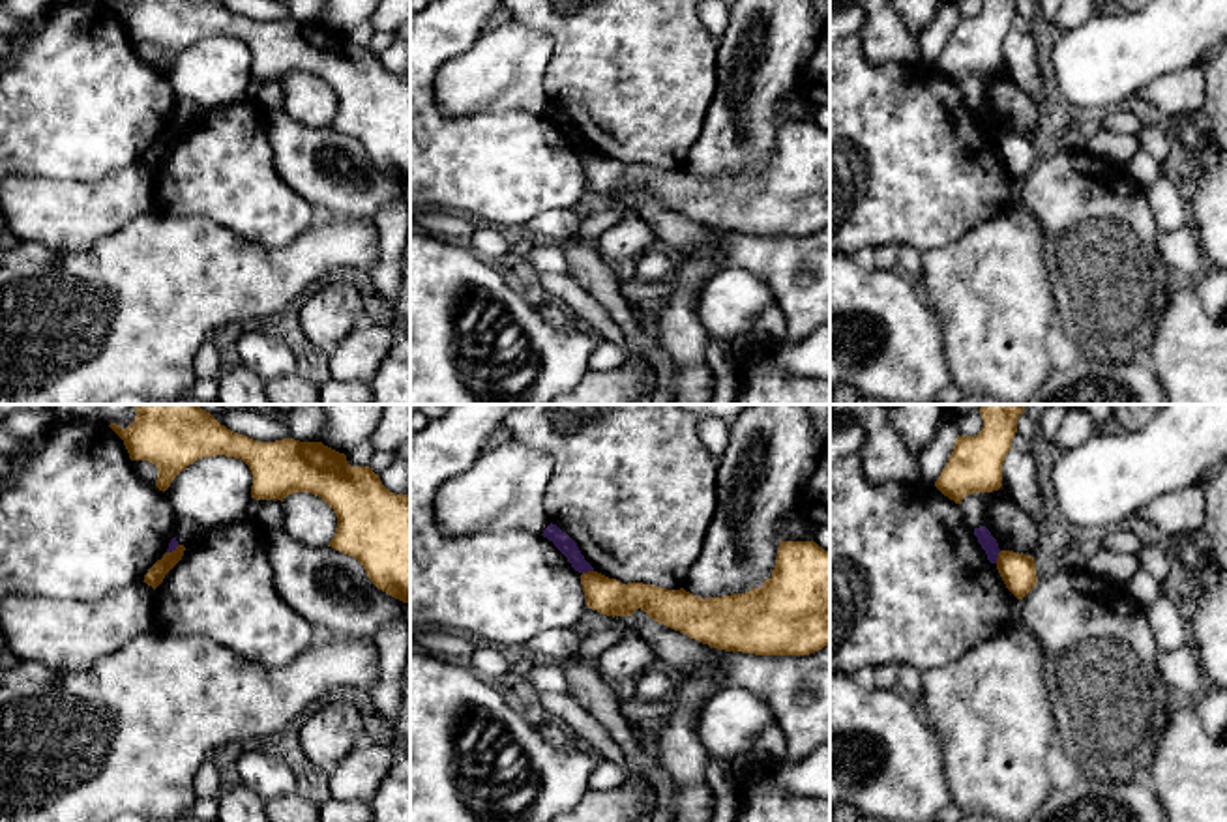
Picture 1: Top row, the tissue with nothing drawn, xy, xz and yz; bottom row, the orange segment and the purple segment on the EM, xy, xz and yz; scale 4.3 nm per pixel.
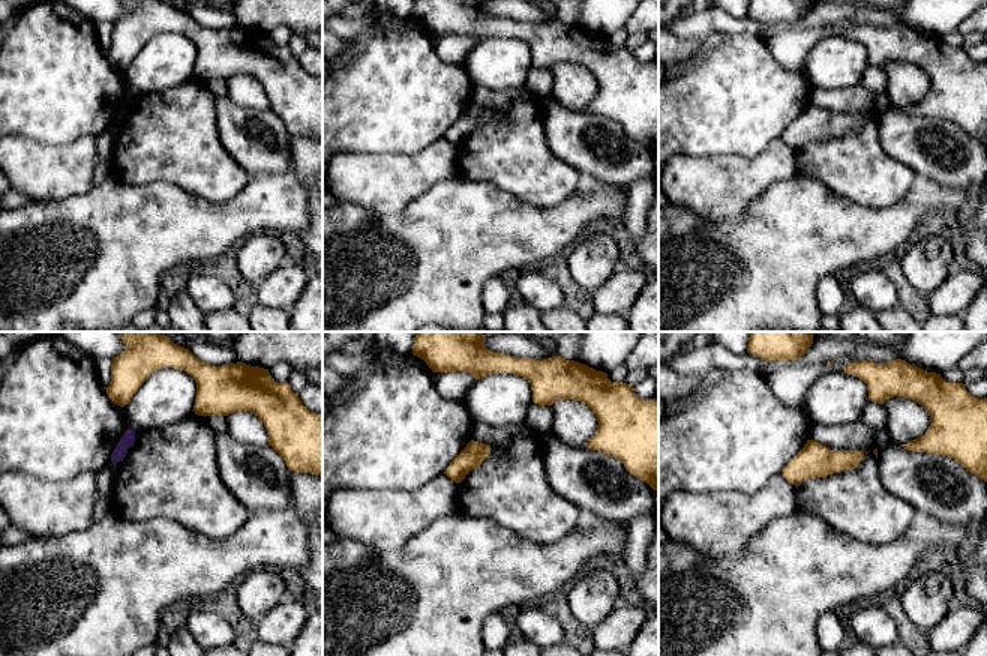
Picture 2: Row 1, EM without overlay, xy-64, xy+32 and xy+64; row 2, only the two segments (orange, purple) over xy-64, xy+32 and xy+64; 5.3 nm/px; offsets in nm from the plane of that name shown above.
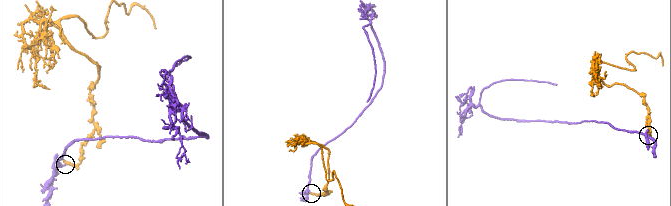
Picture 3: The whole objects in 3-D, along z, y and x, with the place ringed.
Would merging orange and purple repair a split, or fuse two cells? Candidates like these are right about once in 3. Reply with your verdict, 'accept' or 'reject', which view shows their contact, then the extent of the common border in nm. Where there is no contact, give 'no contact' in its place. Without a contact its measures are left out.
reject; meets orange in yz; contact 60 nm long

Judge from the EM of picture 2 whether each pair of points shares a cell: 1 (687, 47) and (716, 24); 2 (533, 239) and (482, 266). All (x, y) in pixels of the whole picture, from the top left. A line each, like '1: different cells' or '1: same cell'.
1: different cells
2: same cell

